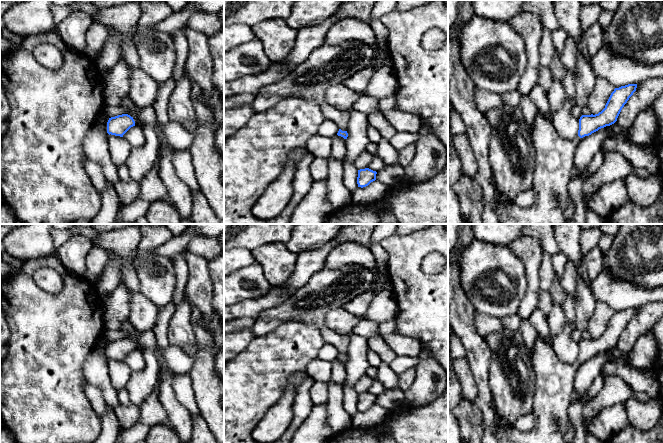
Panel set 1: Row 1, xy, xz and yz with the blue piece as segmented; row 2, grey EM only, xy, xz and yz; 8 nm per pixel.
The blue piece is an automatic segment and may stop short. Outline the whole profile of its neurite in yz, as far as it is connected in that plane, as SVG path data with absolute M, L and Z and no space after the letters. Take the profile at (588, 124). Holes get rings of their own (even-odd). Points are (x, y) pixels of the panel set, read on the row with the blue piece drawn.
M637 84L615 88L605 108L598 114L582 115L578 136L573 140L562 139L552 121L537 112L531 132L535 149L533 173L534 201L528 208L513 203L498 203L495 213L501 224L567 224L568 185L572 177L575 151L585 136L610 126L617 118Z

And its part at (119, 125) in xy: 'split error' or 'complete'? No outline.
complete

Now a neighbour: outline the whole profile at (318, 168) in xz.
M316 157L309 166L313 181L325 181L328 177L328 161L325 158Z

